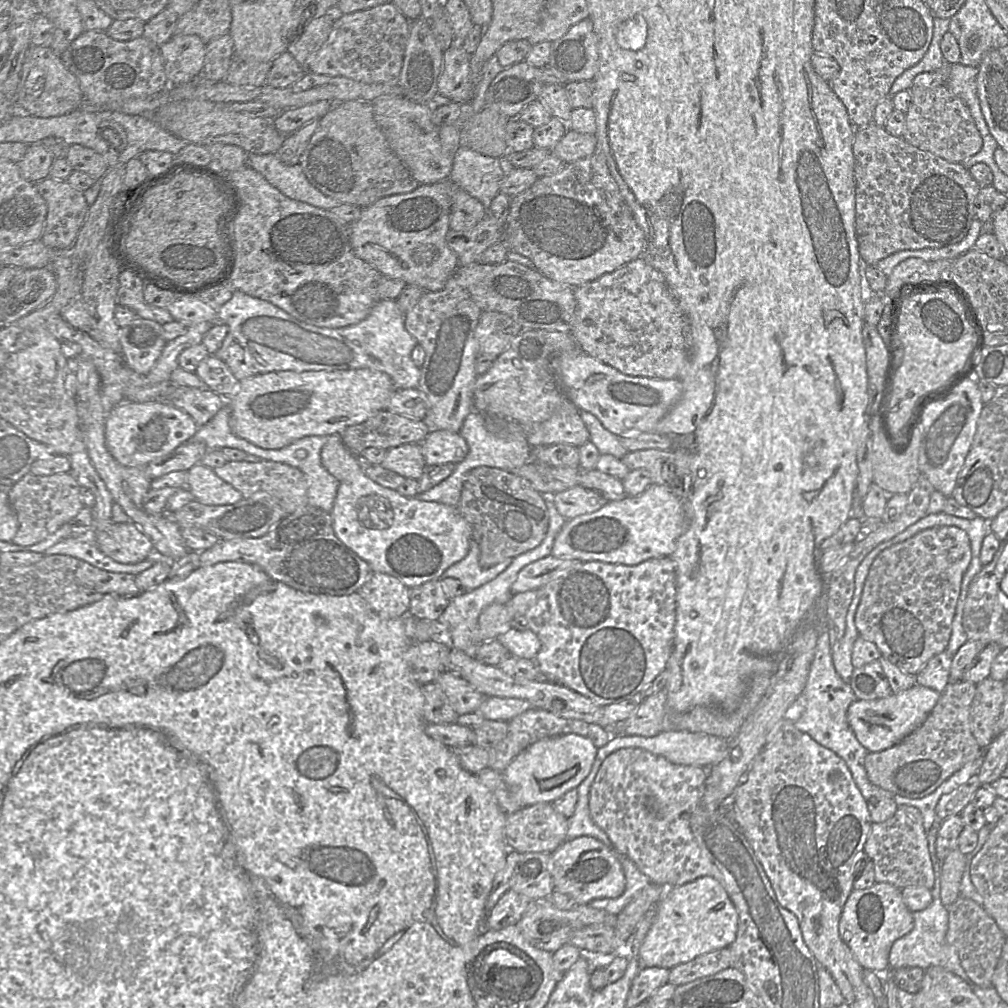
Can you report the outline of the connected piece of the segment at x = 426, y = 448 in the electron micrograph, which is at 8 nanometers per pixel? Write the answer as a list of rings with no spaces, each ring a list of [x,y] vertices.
[[[448,430],[430,432],[421,445],[427,466],[457,464],[469,452],[468,444],[461,434]]]

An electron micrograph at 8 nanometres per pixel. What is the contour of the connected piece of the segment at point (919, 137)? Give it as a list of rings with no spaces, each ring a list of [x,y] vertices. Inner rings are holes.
[[[945,84],[934,88],[912,85],[908,91],[911,102],[902,135],[906,142],[953,163],[963,163],[980,151],[982,138],[968,107]]]

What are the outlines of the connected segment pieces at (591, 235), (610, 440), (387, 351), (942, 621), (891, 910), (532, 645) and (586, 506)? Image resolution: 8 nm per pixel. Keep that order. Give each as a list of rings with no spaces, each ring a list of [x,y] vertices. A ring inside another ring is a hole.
[[[597,154],[569,162],[554,175],[538,177],[524,192],[512,196],[502,242],[532,262],[547,278],[572,287],[591,282],[640,257],[646,248],[646,233],[625,201],[605,162]]]
[[[579,411],[579,414],[589,431],[589,441],[601,455],[609,454],[621,459],[628,452],[620,443],[619,436],[608,431],[595,415],[587,411]]]
[[[234,290],[232,298],[217,312],[218,321],[229,326],[256,374],[371,369],[389,375],[397,390],[419,385],[421,370],[411,357],[418,342],[405,328],[396,300],[380,300],[363,321],[338,329],[308,325],[272,303],[240,290]]]
[[[935,526],[883,550],[872,563],[855,613],[861,637],[873,642],[882,656],[906,673],[916,675],[935,655],[947,649],[964,574],[971,562],[968,534],[955,526]]]
[[[875,882],[865,889],[854,889],[848,896],[839,920],[839,935],[863,969],[884,973],[889,969],[889,952],[895,940],[914,926],[913,913],[905,905],[901,889],[887,882]]]
[[[522,624],[512,626],[507,632],[496,638],[511,655],[517,658],[534,660],[541,642],[538,636]]]
[[[579,485],[557,492],[548,499],[565,519],[593,513],[607,503],[599,493]]]

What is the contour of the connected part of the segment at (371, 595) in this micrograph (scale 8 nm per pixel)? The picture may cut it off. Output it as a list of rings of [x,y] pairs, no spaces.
[[[373,573],[358,592],[370,608],[386,619],[408,615],[409,588],[385,573]]]

